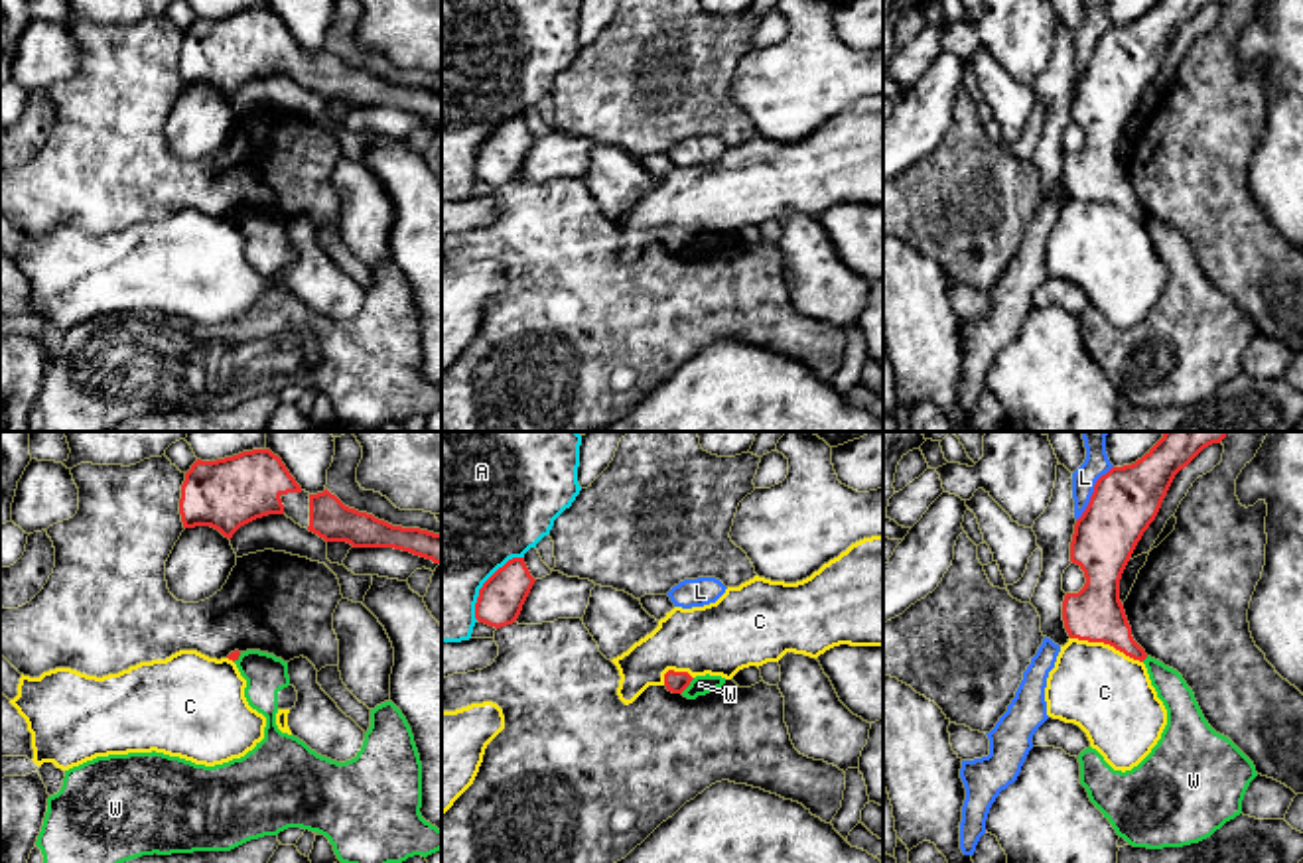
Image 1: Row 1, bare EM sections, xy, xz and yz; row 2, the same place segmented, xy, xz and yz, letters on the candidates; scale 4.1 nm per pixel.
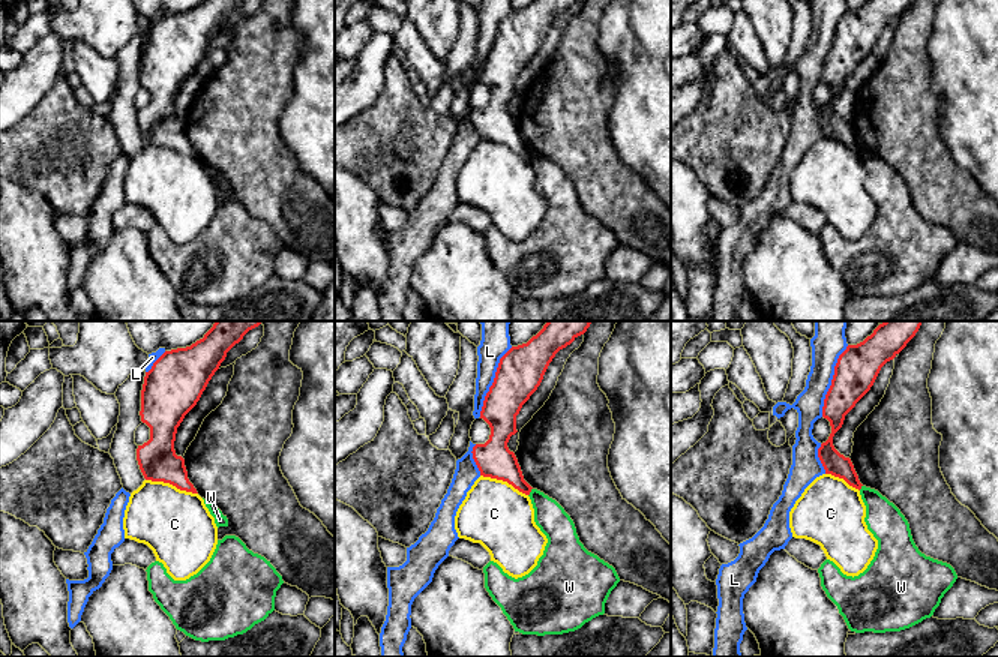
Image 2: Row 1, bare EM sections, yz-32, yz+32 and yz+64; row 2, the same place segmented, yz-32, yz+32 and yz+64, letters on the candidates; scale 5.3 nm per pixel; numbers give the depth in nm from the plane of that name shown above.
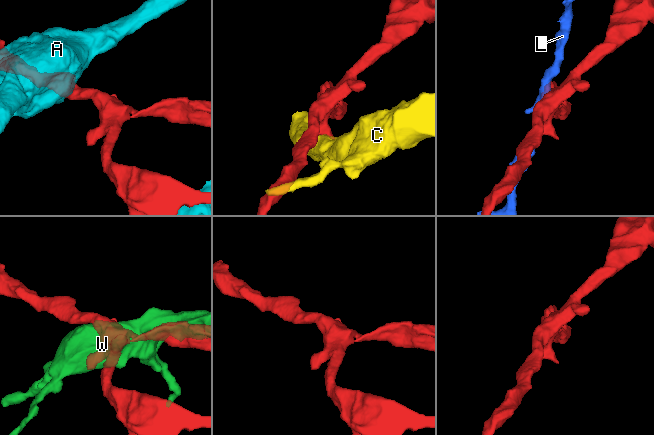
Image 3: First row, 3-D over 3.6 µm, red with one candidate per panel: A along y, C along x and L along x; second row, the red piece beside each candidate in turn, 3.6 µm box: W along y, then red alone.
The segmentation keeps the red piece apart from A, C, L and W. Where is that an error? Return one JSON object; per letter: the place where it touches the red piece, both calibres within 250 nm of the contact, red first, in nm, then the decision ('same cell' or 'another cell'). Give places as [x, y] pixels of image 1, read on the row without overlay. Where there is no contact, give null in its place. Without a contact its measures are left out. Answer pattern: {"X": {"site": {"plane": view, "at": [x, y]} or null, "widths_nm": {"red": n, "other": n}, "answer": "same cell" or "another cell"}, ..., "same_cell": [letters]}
{"A": {"site": {"plane": "xz", "at": [485, 140]}, "widths_nm": {"red": 190, "other": 500}, "answer": "another cell"}, "C": {"site": {"plane": "yz", "at": [1106, 201]}, "widths_nm": {"red": 220, "other": 360}, "answer": "another cell"}, "L": {"site": {"plane": "yz", "at": [1093, 52]}, "widths_nm": {"red": 280, "other": 110}, "answer": "another cell"}, "W": {"site": {"plane": "xz", "at": [686, 245]}, "widths_nm": {"red": 90, "other": 80}, "answer": "another cell"}, "same_cell": []}

